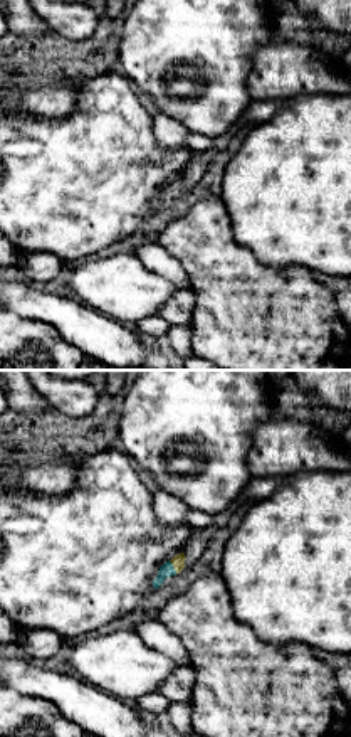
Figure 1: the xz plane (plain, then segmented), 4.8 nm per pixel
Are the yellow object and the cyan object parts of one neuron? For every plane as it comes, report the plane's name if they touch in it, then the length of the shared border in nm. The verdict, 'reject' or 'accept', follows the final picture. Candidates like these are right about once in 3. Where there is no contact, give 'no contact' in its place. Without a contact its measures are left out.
contact in xz; length 80 nm

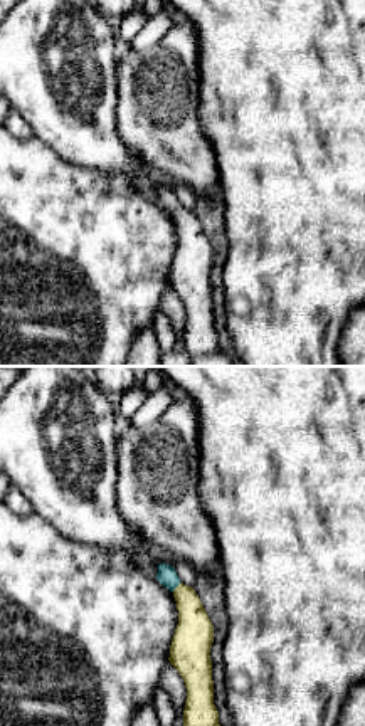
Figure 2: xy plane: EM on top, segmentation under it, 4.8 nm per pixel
contact in xy; length 60 nm

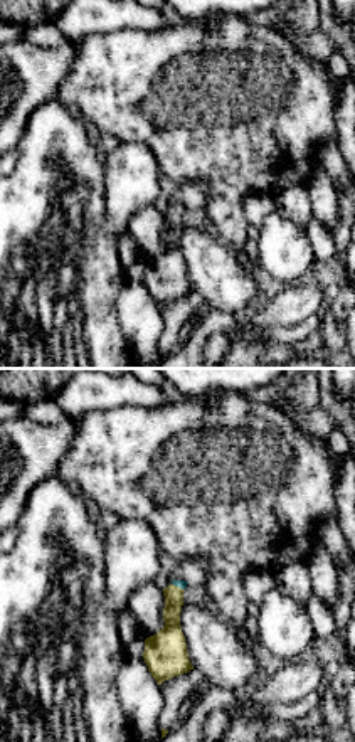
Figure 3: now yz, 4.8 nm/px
contact in yz; length 70 nm

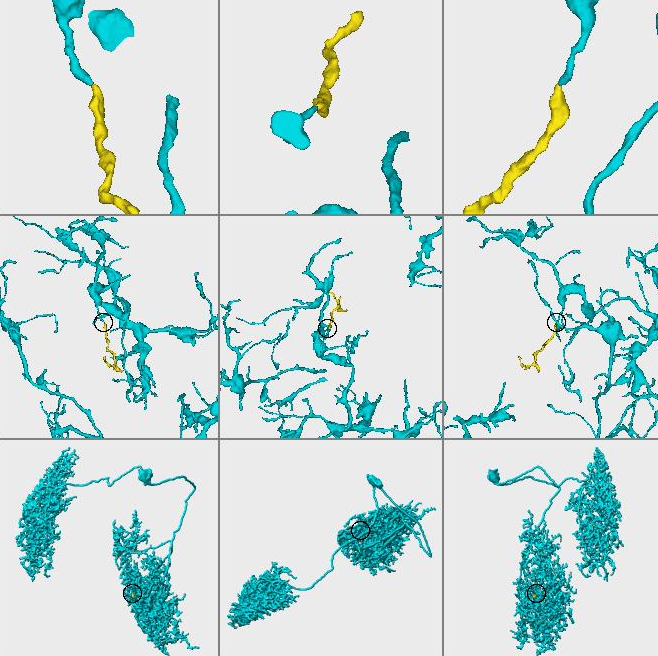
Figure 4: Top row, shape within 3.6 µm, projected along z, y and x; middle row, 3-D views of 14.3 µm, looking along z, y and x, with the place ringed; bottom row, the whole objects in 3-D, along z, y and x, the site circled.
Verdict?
accept

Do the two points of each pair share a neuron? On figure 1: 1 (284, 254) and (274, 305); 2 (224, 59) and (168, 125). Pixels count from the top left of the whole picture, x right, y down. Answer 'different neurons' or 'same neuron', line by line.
1: different neurons
2: different neurons

